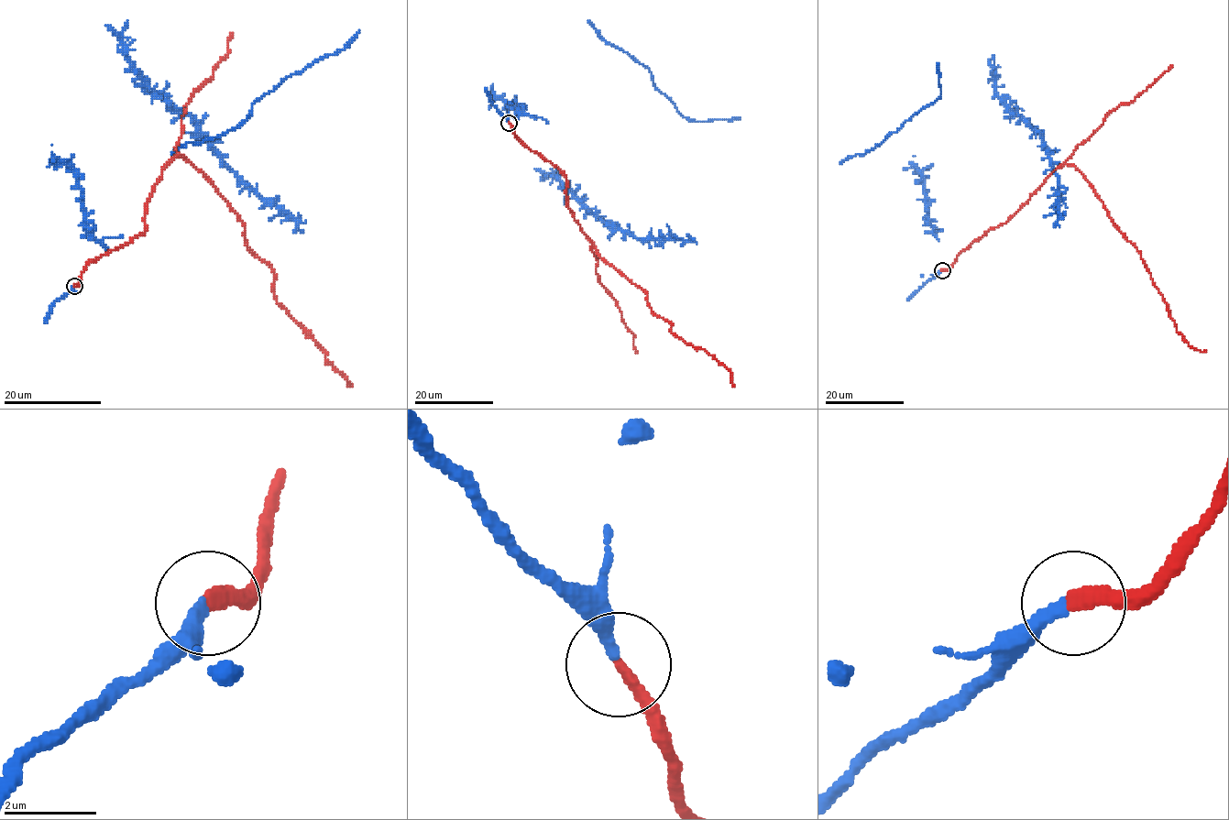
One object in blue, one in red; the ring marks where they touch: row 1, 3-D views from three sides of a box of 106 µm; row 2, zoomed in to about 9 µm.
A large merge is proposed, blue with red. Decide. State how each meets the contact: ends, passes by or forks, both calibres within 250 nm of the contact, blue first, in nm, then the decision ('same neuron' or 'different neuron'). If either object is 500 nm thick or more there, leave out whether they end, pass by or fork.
blue ends; red ends; calibres 280 and 300 nm; same neuron

